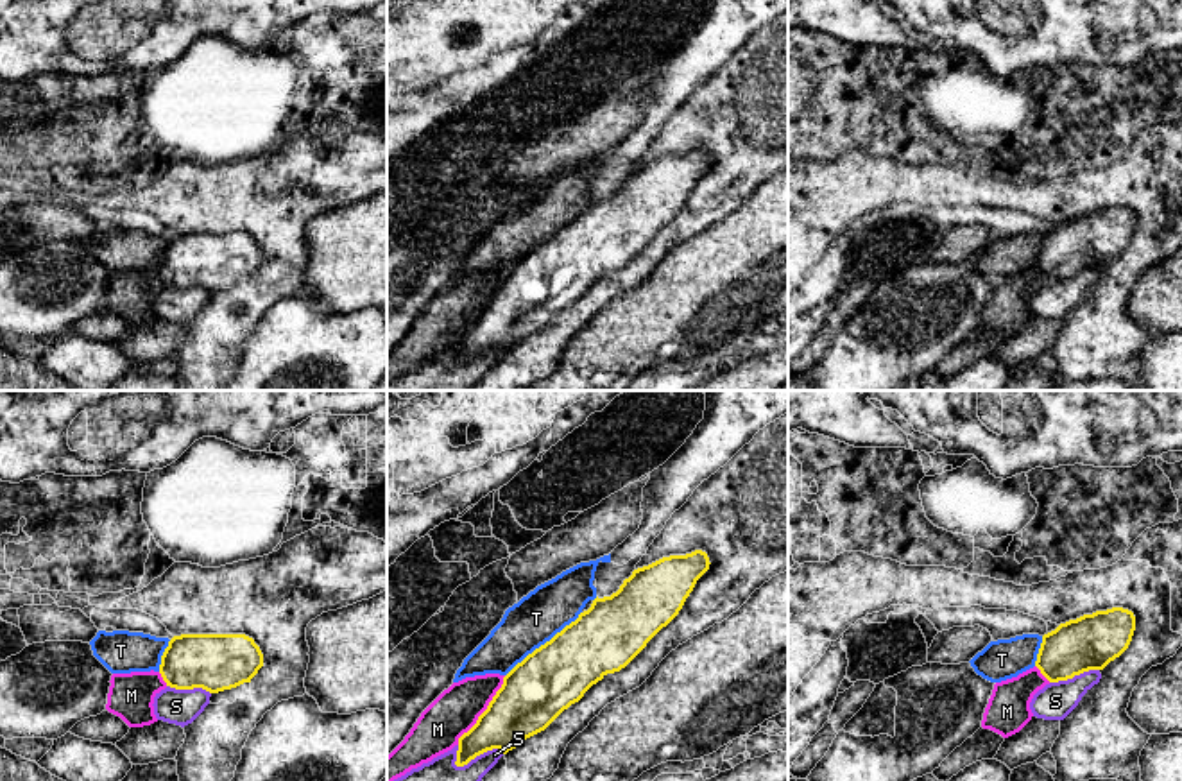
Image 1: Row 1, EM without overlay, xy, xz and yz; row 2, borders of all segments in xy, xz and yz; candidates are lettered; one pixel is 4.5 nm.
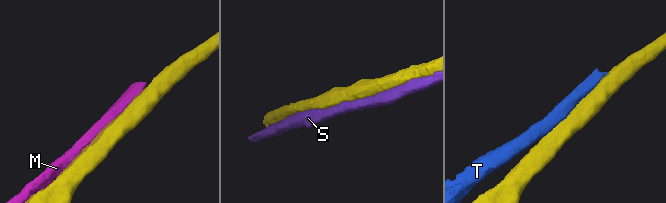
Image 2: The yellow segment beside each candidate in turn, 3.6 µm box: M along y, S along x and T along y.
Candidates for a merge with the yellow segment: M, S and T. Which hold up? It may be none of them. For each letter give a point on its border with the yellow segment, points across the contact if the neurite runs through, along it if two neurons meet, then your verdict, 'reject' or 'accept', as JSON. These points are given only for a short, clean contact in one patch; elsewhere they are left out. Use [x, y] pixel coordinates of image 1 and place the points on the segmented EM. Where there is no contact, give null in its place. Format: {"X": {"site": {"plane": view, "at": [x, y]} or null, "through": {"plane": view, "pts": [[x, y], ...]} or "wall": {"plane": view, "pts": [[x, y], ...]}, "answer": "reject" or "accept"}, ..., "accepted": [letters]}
{"M": {"site": {"plane": "xz", "at": [486, 710]}, "answer": "reject"}, "S": {"site": {"plane": "xz", "at": [479, 755]}, "answer": "reject"}, "T": {"site": {"plane": "xz", "at": [545, 643]}, "answer": "reject"}, "accepted": []}

